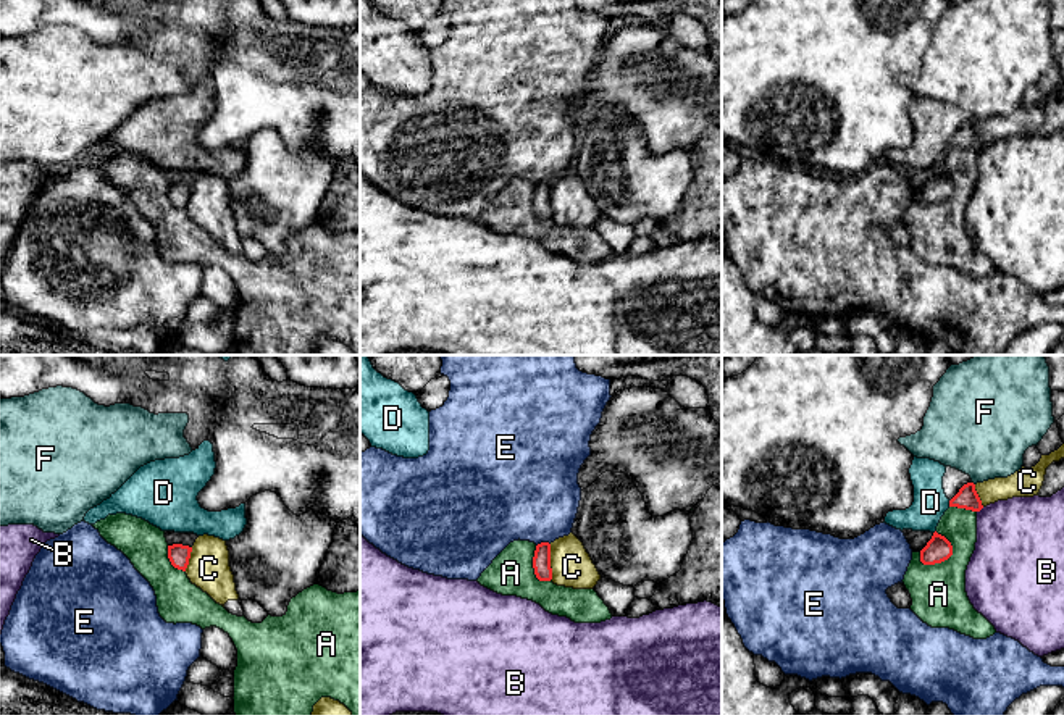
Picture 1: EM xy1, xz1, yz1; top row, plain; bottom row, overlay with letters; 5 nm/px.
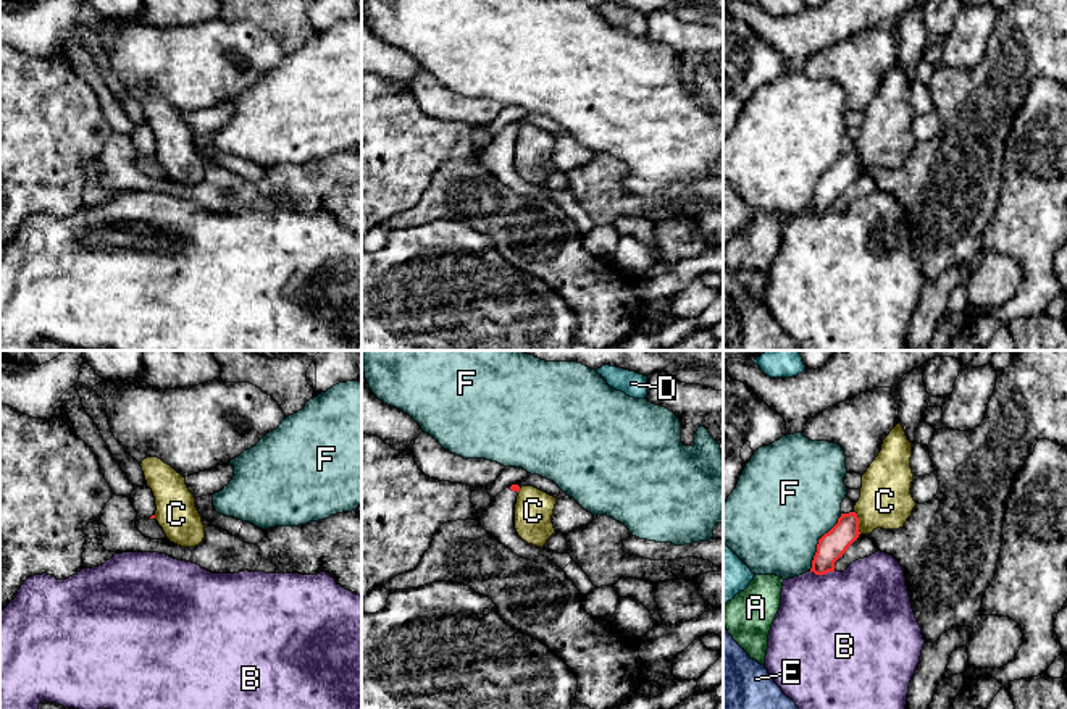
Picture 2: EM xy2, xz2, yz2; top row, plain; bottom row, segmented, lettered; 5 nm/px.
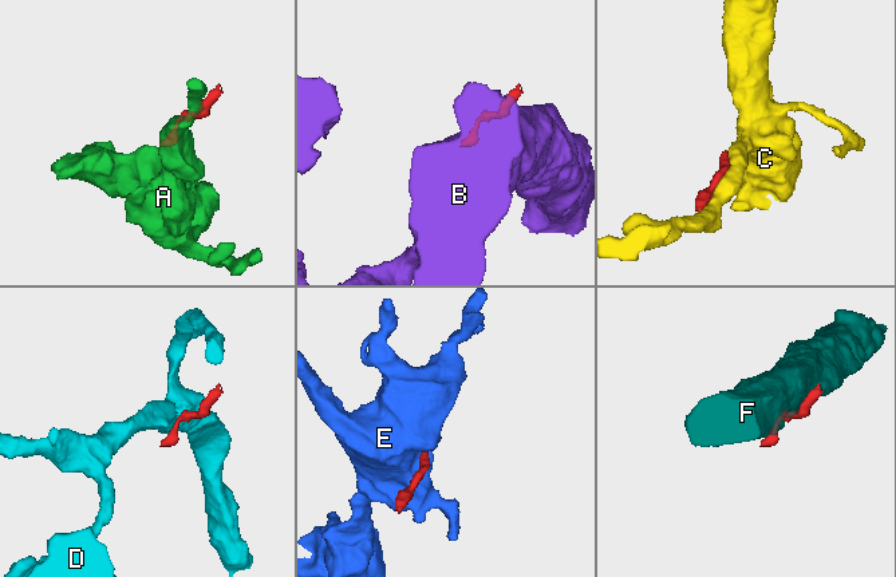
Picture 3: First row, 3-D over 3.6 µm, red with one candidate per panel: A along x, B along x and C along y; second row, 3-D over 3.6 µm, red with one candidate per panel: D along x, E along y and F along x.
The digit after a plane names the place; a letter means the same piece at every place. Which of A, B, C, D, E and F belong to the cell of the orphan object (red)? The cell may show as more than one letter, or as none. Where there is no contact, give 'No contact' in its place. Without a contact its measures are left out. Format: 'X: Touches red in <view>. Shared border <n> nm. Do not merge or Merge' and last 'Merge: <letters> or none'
A: Touches red in yz1. Shared border 190 nm. Do not merge
B: Touches red in yz2. Shared border 130 nm. Do not merge
C: Touches red in xz1. Shared border 180 nm. Do not merge
D: Touches red in yz1. Shared border 30 nm. Do not merge
E: Touches red in xz1. Shared border 70 nm. Do not merge
F: Touches red in yz2. Shared border 340 nm. Do not merge
Merge: none

